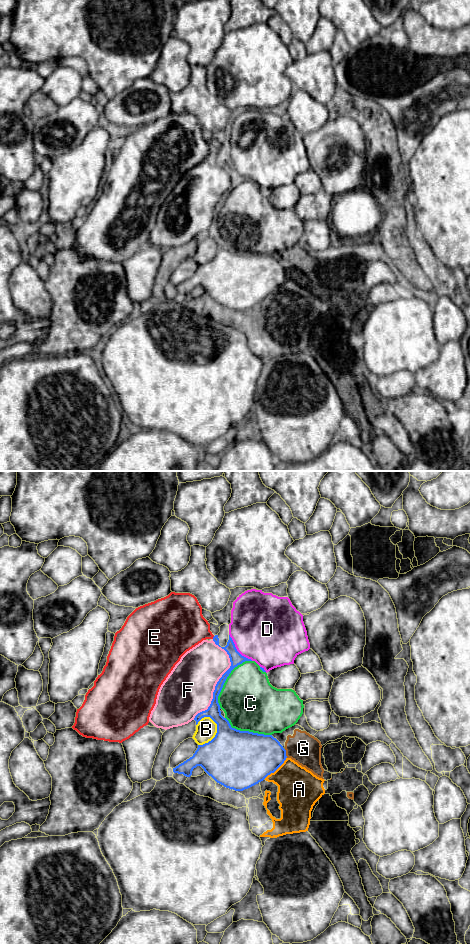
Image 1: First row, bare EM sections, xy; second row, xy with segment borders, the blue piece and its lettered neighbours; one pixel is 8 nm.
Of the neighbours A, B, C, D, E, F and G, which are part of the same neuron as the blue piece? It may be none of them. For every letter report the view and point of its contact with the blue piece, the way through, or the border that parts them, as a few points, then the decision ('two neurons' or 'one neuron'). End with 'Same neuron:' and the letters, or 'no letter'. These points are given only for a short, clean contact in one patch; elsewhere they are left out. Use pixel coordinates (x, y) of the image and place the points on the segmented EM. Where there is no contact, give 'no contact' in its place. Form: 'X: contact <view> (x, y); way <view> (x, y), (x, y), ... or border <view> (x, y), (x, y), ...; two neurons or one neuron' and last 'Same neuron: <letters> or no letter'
A: contact xy (276, 769); two neurons
B: contact xy (216, 734); two neurons
C: contact xy (225, 680); two neurons
D: contact xy (236, 650); two neurons
E: contact xy (213, 637); two neurons
F: contact xy (219, 680); two neurons
G: contact xy (285, 753); border xy (284, 749), (287, 757); two neurons
Same neuron: no letter

